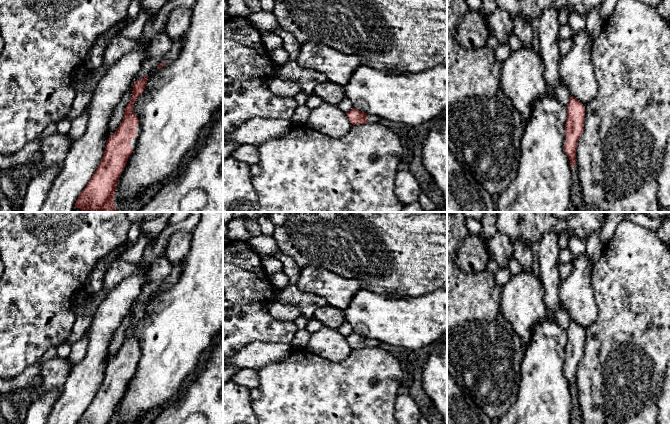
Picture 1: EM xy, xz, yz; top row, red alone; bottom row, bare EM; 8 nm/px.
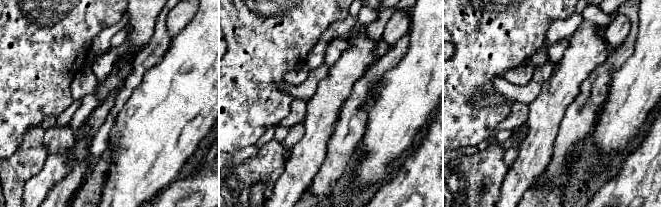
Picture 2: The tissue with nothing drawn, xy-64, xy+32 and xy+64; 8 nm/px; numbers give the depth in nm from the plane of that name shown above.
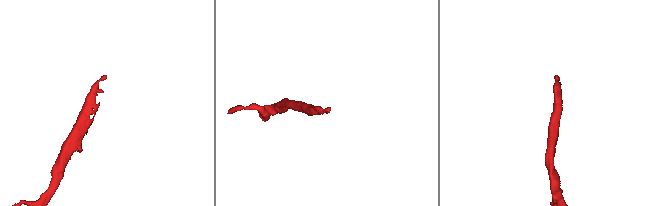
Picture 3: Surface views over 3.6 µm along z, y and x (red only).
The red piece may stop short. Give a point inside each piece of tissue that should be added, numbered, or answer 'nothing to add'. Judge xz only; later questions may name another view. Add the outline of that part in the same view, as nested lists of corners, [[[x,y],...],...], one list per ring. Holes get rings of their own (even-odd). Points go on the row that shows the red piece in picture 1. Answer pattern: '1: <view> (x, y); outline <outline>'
1: xz (370, 118); outline [[[367,114],[367,123],[377,123],[380,120],[380,117],[376,115]]]

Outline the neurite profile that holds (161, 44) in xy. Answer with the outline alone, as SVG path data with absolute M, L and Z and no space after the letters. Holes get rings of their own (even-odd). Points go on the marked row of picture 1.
M165 28L149 41L147 47L147 59L144 61L139 74L133 80L131 89L127 91L118 106L114 109L108 126L107 140L116 131L123 120L125 108L132 97L134 83L137 80L148 76L153 68L163 62L164 56L171 50L173 43L174 41L168 37Z

